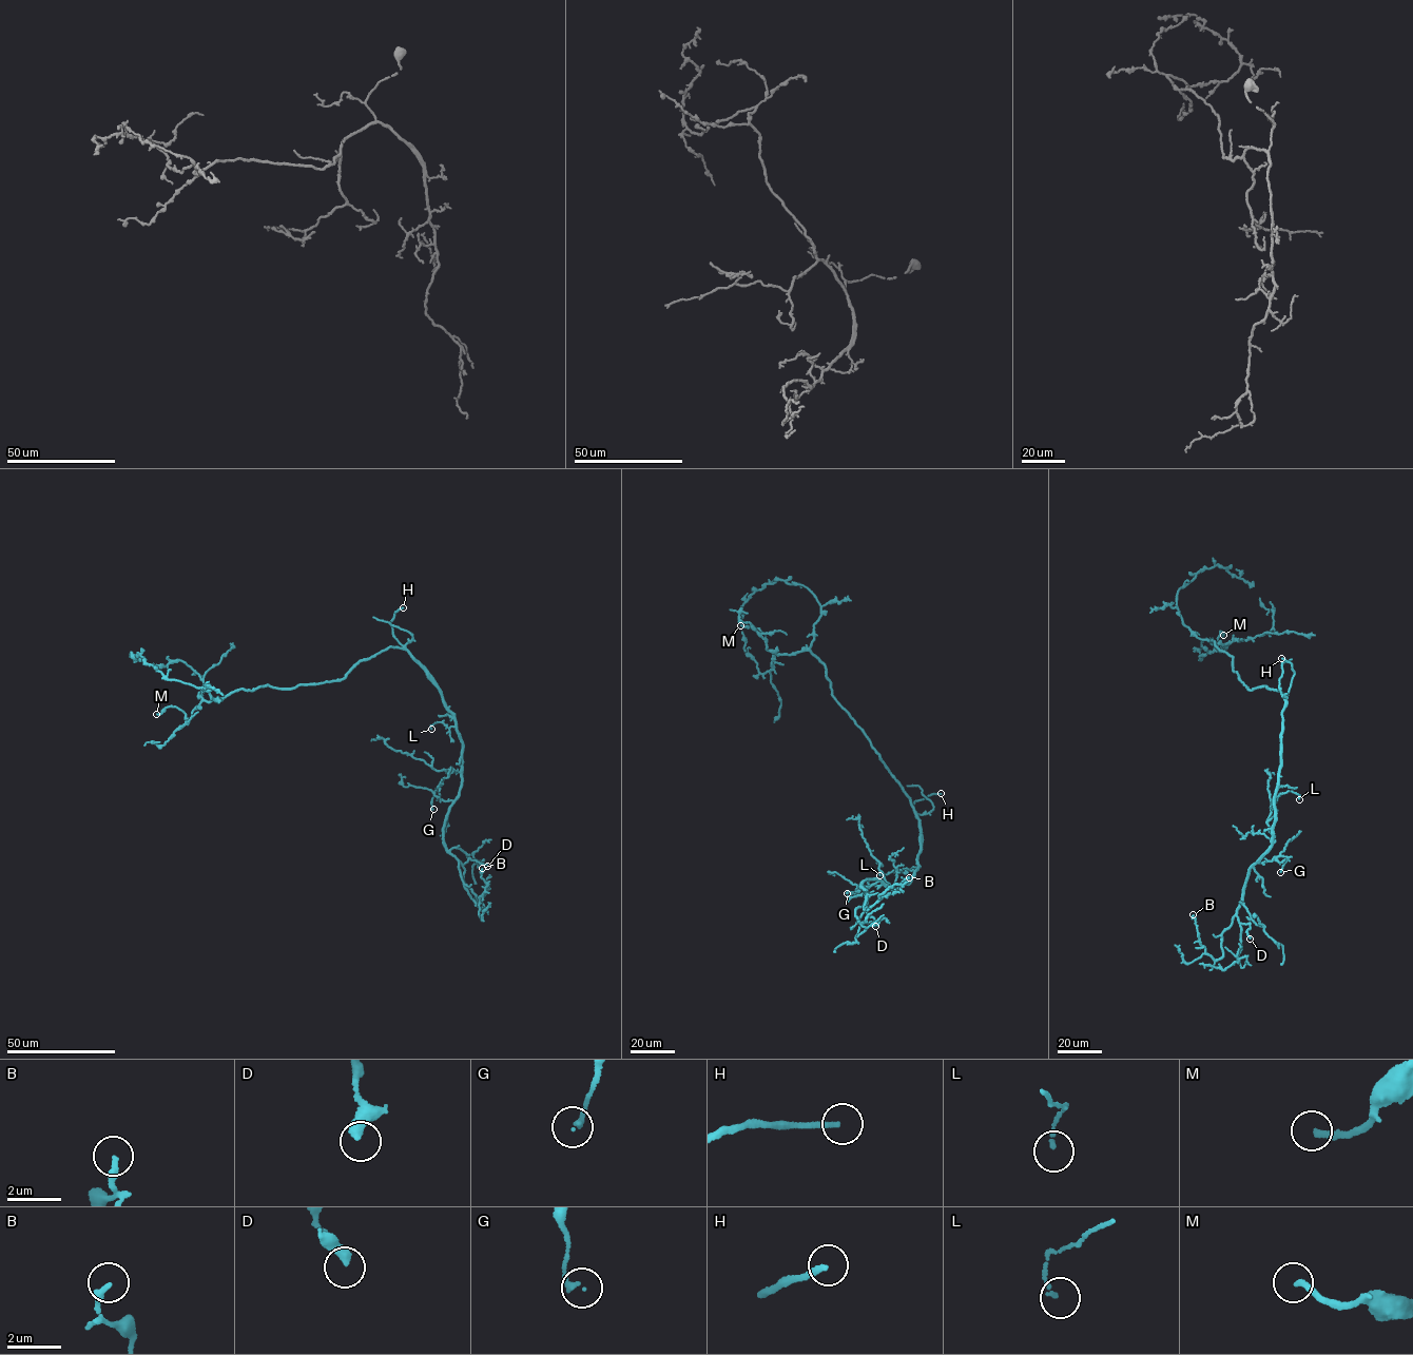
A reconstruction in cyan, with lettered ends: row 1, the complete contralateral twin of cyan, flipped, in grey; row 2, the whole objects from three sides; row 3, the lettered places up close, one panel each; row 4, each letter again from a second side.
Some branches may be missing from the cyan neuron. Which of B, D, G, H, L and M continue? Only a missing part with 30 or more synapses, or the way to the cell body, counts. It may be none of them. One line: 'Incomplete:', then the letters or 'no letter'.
Incomplete: M

